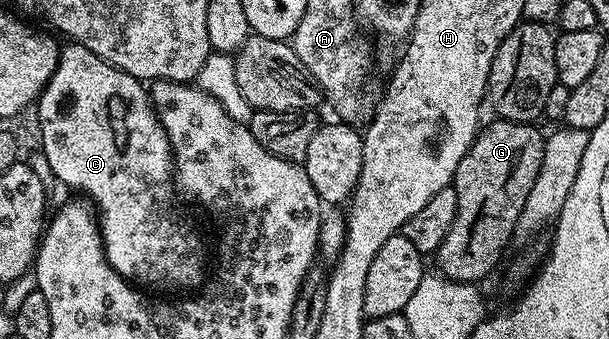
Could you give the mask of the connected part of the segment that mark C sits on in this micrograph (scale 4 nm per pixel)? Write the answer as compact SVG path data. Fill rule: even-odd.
M68 42L61 47L56 69L40 93L35 112L40 119L39 147L46 162L50 162L52 175L90 201L98 217L100 237L104 239L104 253L113 270L129 284L144 290L165 288L168 294L188 294L199 289L206 280L206 272L204 276L200 269L200 244L176 209L178 189L174 183L172 147L156 117L149 89L98 58L86 46Z

